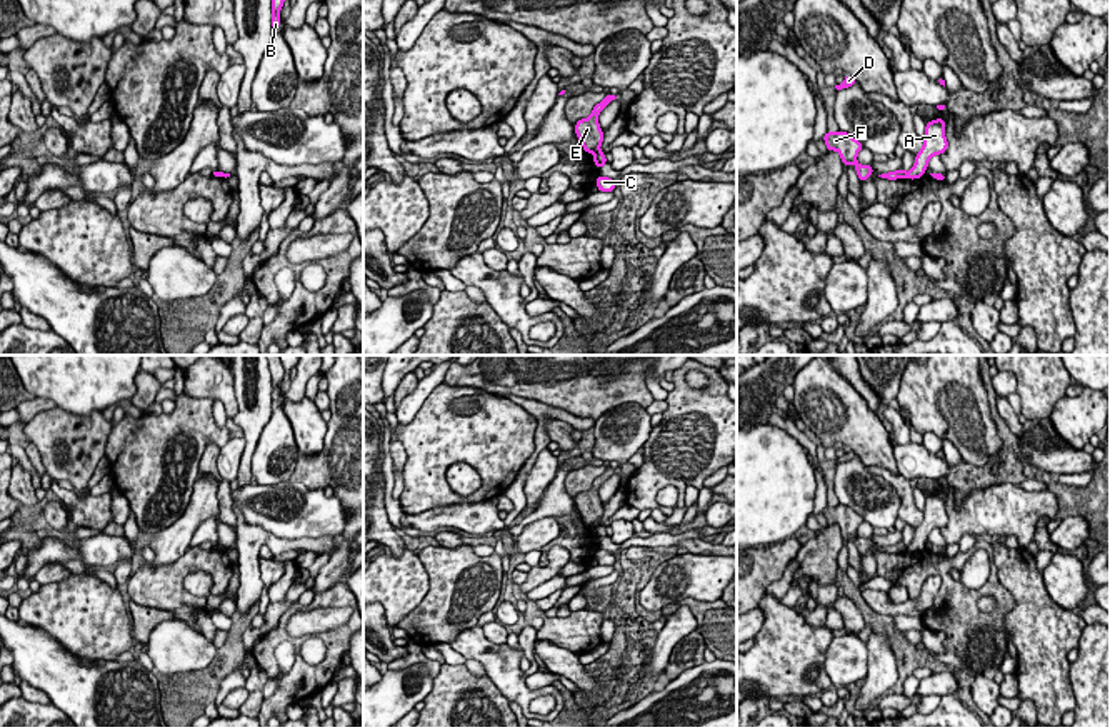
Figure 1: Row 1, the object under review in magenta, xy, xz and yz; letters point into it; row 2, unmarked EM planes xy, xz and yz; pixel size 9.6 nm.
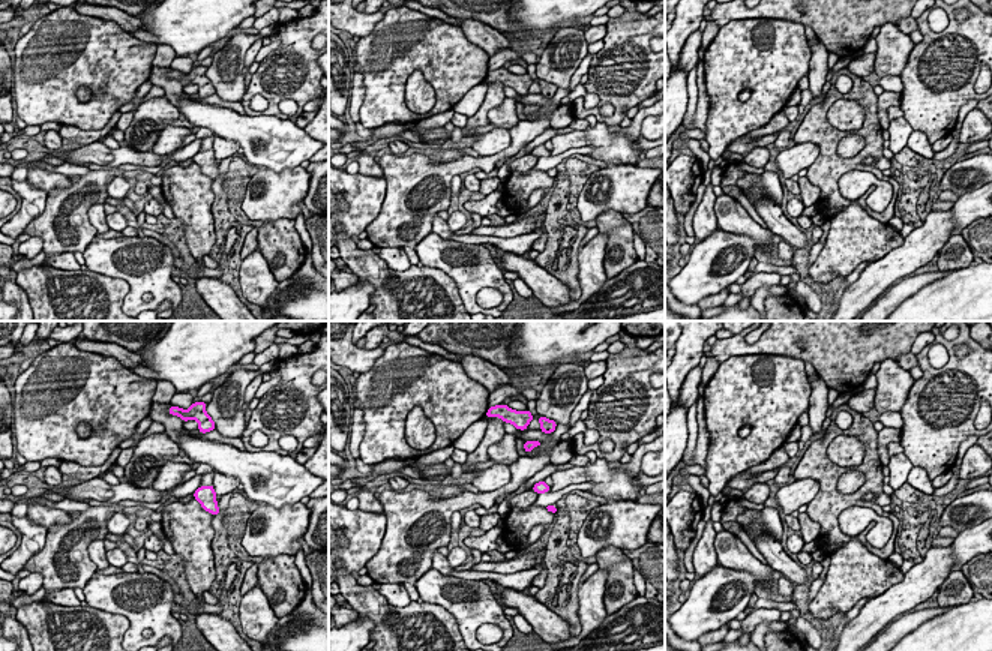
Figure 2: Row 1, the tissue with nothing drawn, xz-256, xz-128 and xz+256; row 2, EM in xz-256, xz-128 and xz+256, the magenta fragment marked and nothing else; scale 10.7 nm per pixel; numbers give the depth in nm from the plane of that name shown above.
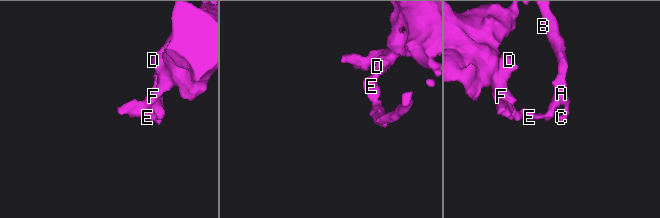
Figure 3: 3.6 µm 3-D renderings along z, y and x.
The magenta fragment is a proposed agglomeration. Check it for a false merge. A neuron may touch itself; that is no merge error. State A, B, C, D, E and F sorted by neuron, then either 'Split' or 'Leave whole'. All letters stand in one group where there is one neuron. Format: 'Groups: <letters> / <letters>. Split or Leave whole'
Groups: A B C / D E F. Split

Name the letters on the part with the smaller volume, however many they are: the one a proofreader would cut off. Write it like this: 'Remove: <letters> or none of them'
Remove: D, E, F

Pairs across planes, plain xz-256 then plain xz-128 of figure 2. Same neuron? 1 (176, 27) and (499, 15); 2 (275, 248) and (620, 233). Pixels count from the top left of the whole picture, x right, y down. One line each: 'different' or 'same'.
1: different
2: same

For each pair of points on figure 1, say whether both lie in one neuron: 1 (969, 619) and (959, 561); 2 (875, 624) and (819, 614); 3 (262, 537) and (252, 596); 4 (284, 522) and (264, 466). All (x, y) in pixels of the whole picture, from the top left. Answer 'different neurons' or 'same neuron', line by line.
1: same neuron
2: different neurons
3: same neuron
4: different neurons

